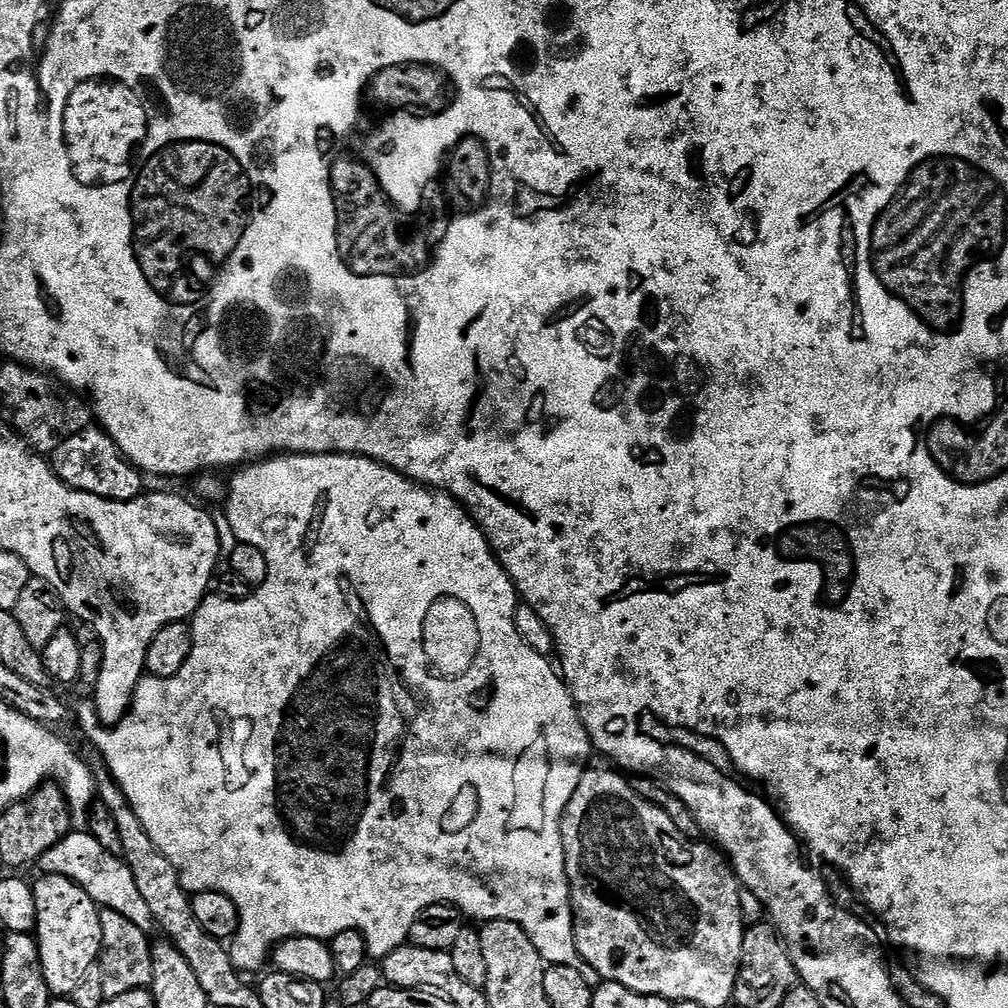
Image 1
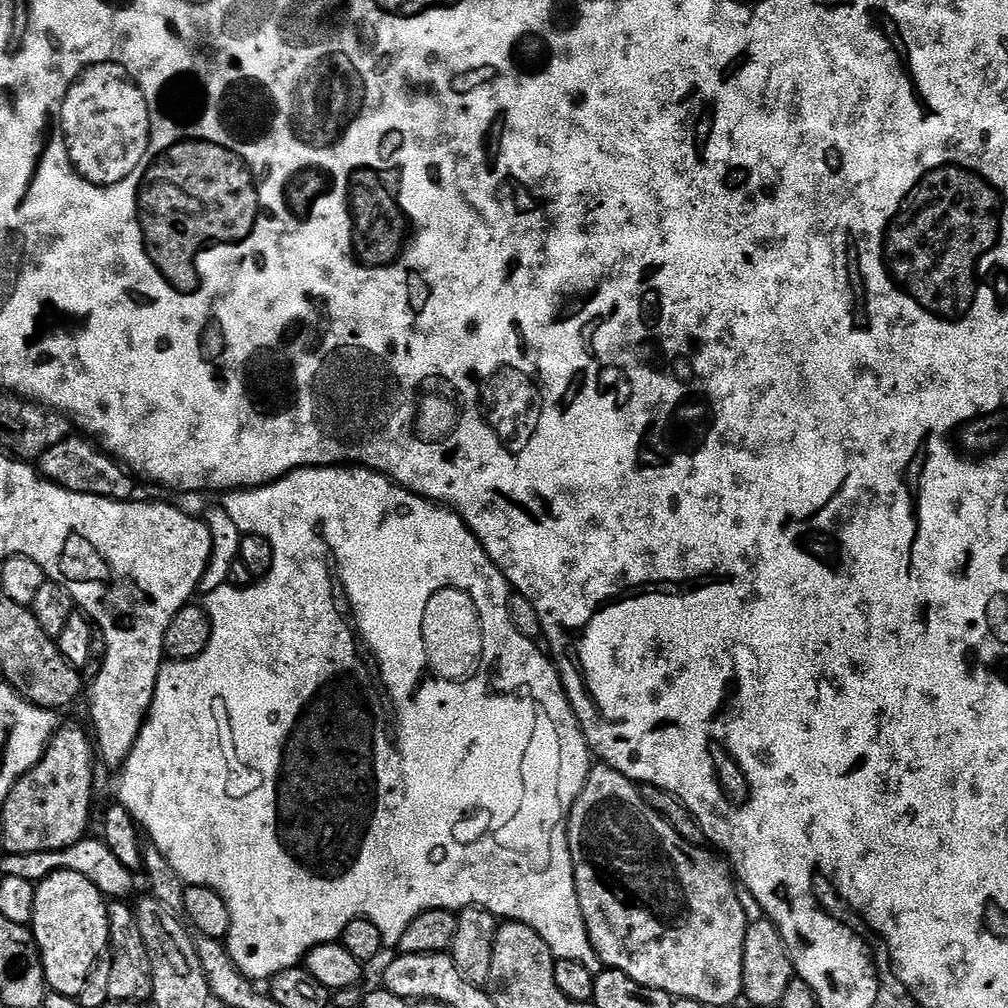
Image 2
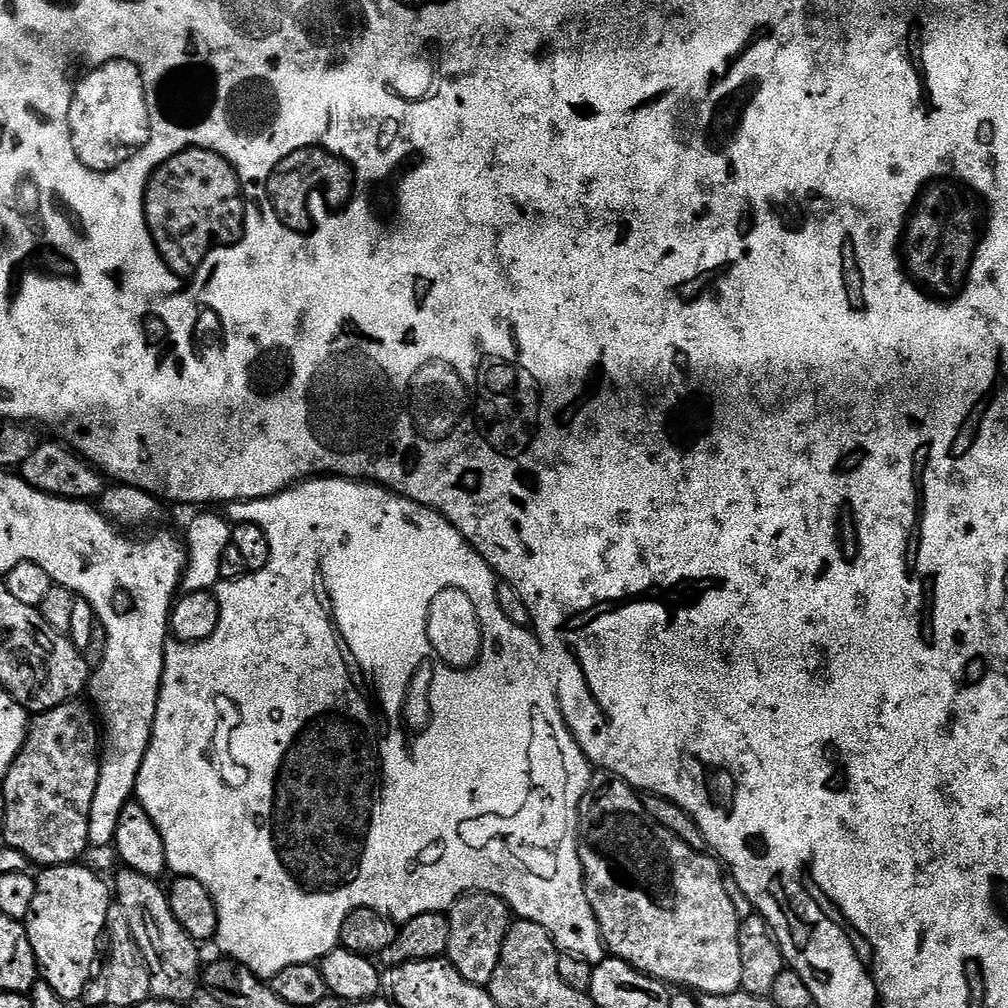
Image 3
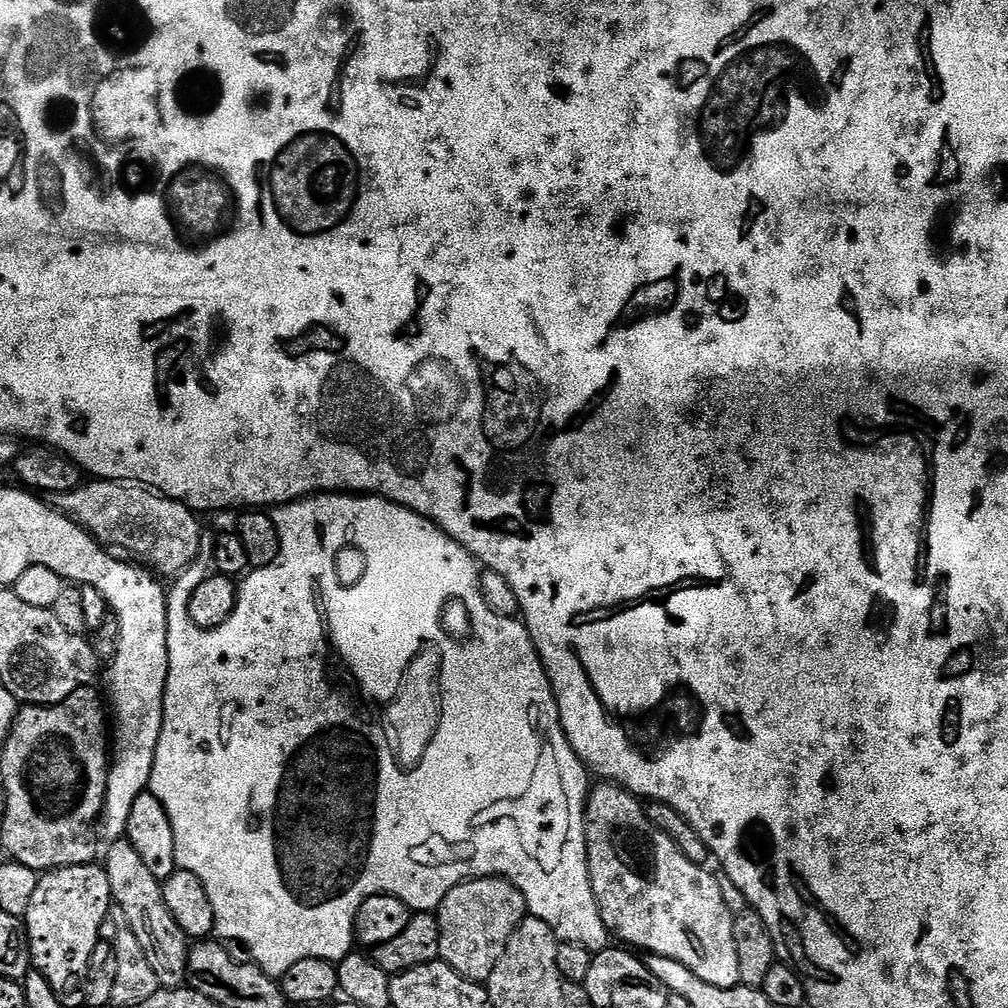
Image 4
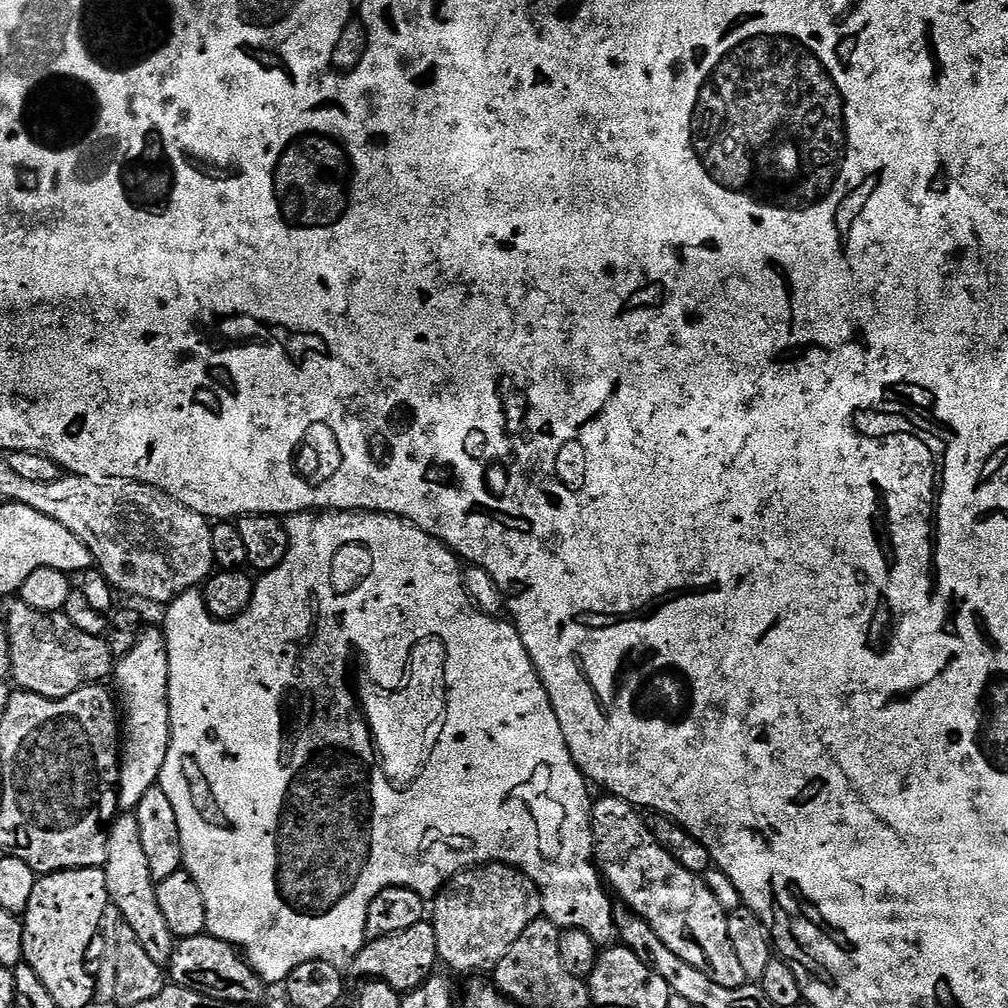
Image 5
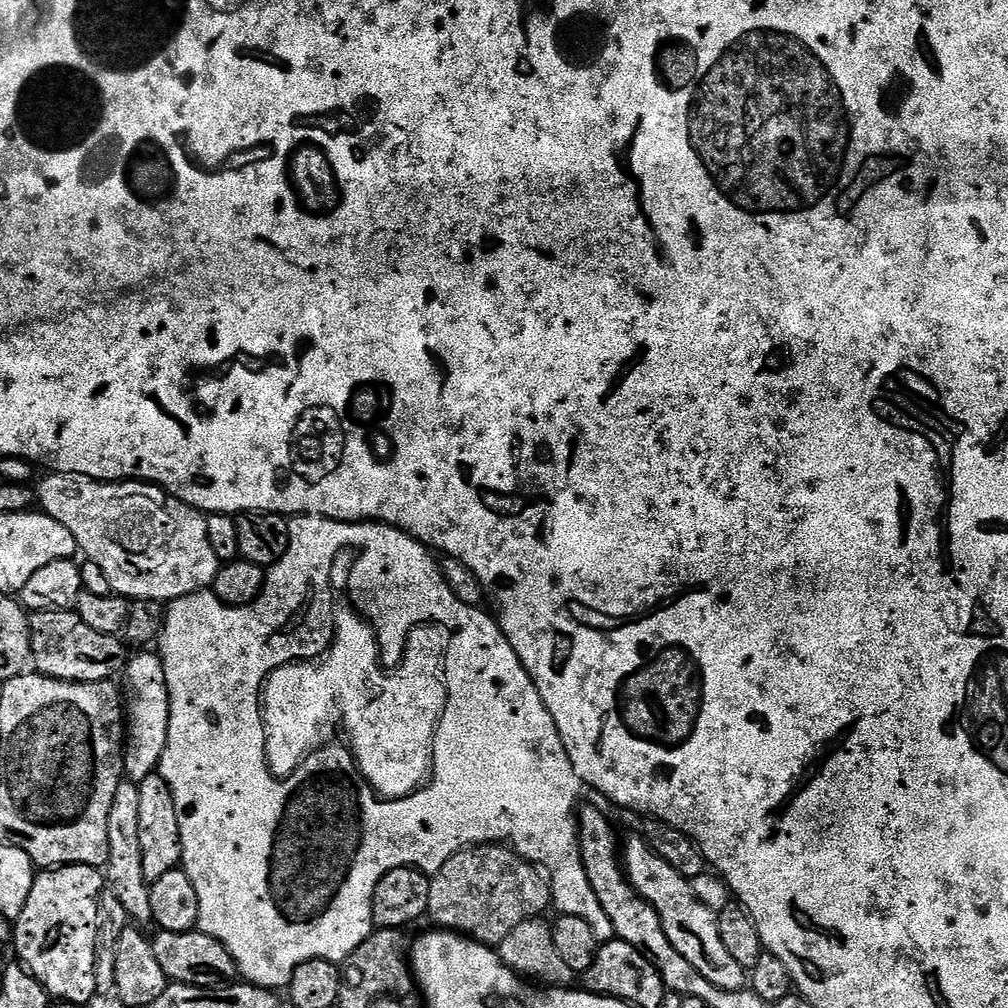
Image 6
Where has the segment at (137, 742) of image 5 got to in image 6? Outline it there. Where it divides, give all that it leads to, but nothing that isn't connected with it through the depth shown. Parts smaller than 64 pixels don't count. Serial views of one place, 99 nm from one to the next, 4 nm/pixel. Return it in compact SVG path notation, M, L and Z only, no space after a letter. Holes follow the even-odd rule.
M144 650L141 656L133 655L126 665L128 692L126 688L126 743L124 746L124 774L129 781L139 782L159 769L160 759L166 750L170 730L170 698L166 686L164 661L152 650Z

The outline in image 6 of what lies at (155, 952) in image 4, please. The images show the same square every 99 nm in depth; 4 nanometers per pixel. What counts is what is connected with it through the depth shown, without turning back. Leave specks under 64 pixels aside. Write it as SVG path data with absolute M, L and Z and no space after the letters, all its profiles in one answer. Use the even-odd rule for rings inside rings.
M121 782L114 790L114 803L110 806L110 858L106 865L106 884L112 893L122 902L126 914L133 921L151 921L150 882L142 870L142 842L138 838L138 817L140 816L139 783Z

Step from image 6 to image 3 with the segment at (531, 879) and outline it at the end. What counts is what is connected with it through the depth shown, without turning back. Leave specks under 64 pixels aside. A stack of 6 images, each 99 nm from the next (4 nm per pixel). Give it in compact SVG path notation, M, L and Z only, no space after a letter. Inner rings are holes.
M469 892L460 897L447 913L450 922L450 942L446 959L466 978L466 982L486 986L494 978L502 942L514 923L514 913L507 902L485 892Z

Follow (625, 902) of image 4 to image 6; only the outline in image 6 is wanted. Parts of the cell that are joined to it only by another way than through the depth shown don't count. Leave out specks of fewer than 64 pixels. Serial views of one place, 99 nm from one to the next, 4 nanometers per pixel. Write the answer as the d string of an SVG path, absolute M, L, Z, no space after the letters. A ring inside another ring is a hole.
M640 834L623 841L622 863L632 887L654 906L662 918L666 938L670 938L674 950L678 950L678 954L682 954L682 958L686 958L686 962L690 962L690 966L694 966L702 978L710 978L714 986L727 992L738 990L749 983L749 973L738 966L738 962L734 962L734 957L722 942L719 915L712 912L710 906L706 906L704 899L697 894L693 881L678 874L678 870L674 870L666 858L657 854Z

